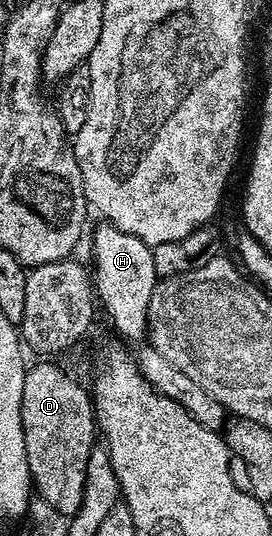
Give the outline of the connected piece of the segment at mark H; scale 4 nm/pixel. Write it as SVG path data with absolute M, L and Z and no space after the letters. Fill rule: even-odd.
M102 222L99 225L94 232L94 252L98 255L98 261L94 268L92 264L92 284L97 299L101 307L102 304L106 307L115 330L130 340L138 340L147 335L148 302L152 302L152 290L160 279L156 266L152 266L151 245L132 234L124 234L124 230L111 224Z

